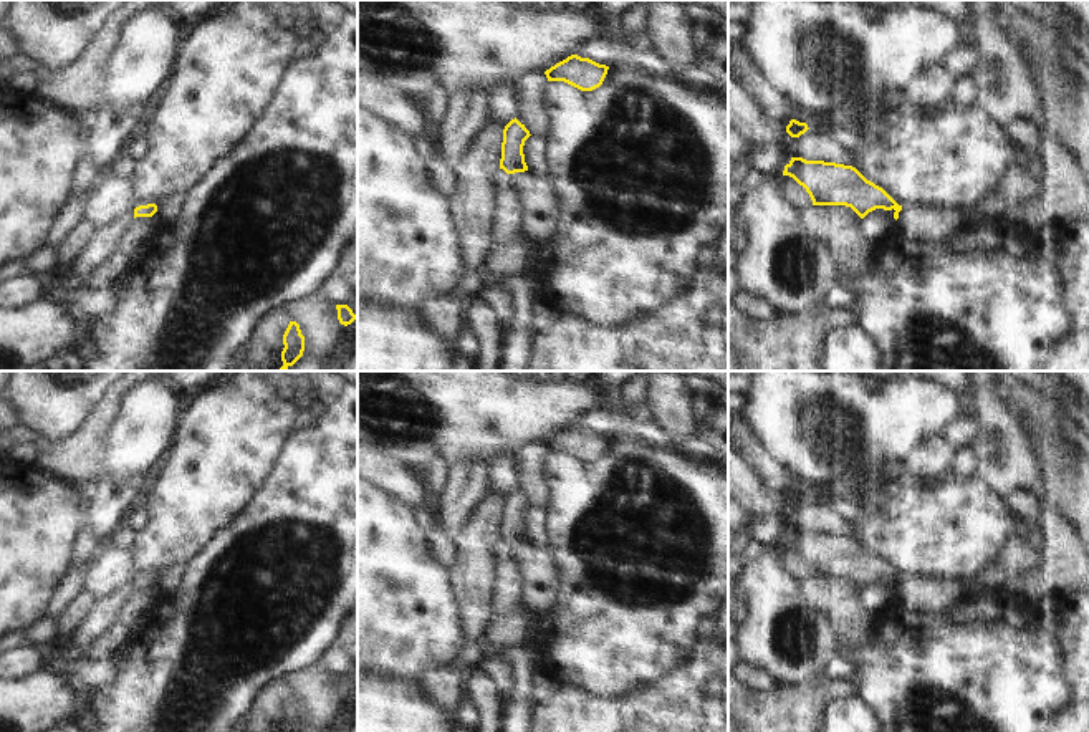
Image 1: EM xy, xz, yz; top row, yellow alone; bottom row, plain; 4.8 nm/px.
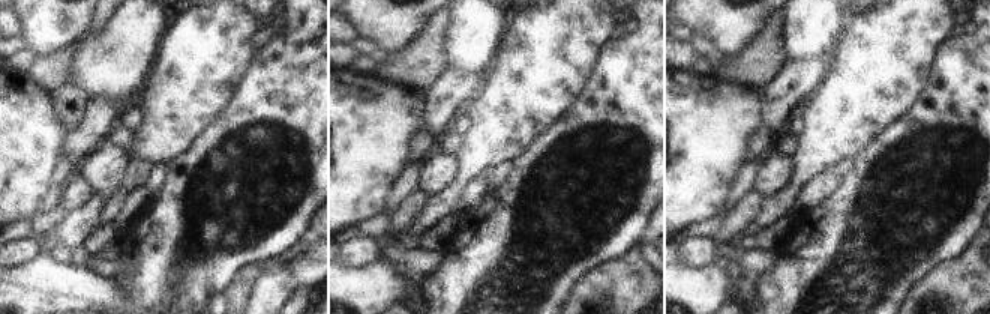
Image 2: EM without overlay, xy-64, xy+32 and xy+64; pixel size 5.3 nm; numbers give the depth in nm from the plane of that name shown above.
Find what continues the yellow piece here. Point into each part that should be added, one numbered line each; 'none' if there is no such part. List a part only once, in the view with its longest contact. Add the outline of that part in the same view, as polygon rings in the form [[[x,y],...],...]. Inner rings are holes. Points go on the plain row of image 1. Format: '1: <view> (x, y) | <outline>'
1: yz (777, 479) | [[[728,416],[728,441],[758,475],[766,490],[786,500],[793,490],[793,474],[786,467],[776,464],[770,454],[763,450],[748,424],[743,422],[740,416]]]

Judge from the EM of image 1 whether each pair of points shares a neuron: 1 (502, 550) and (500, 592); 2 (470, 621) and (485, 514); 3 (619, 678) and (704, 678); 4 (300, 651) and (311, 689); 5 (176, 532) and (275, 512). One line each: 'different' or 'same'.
1: same
2: same
3: different
4: different
5: different

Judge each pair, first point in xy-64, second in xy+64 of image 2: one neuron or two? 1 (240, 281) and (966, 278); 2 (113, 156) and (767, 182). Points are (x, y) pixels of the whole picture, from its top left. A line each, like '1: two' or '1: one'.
1: one
2: one

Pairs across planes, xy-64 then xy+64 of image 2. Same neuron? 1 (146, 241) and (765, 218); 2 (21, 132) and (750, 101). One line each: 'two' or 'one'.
1: two
2: one

